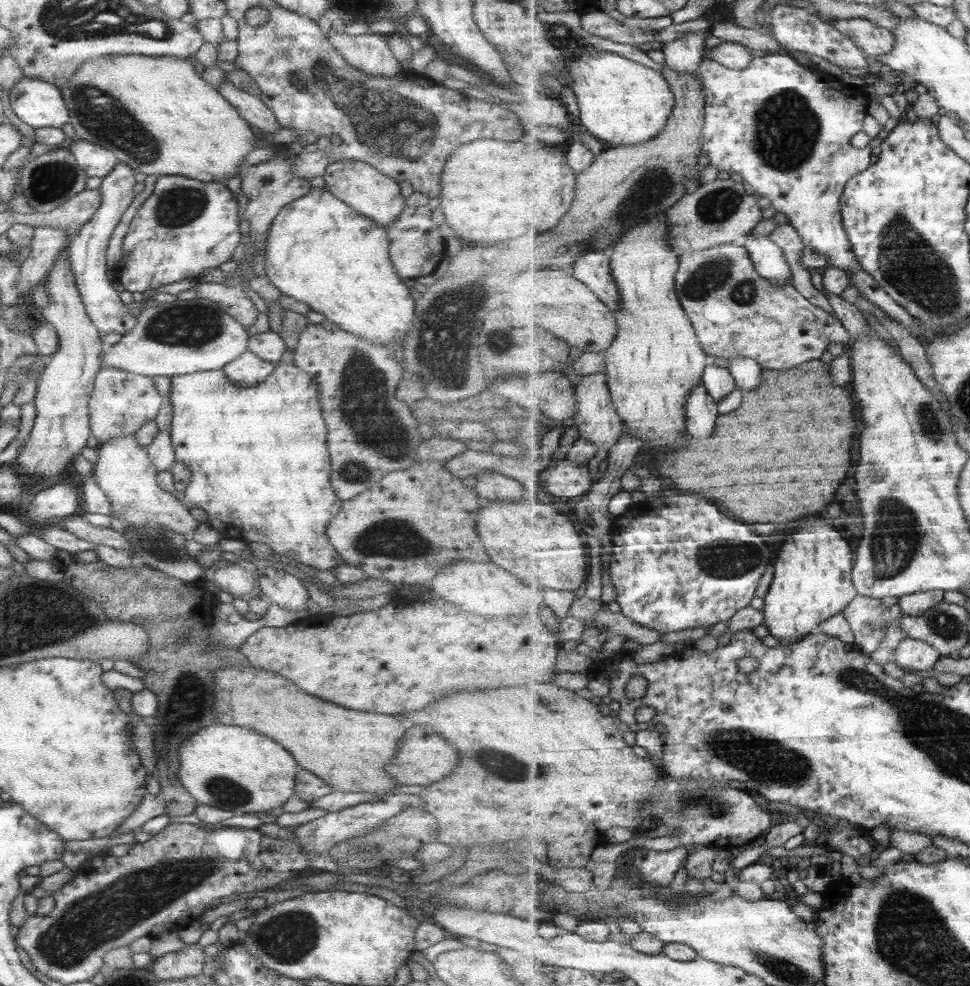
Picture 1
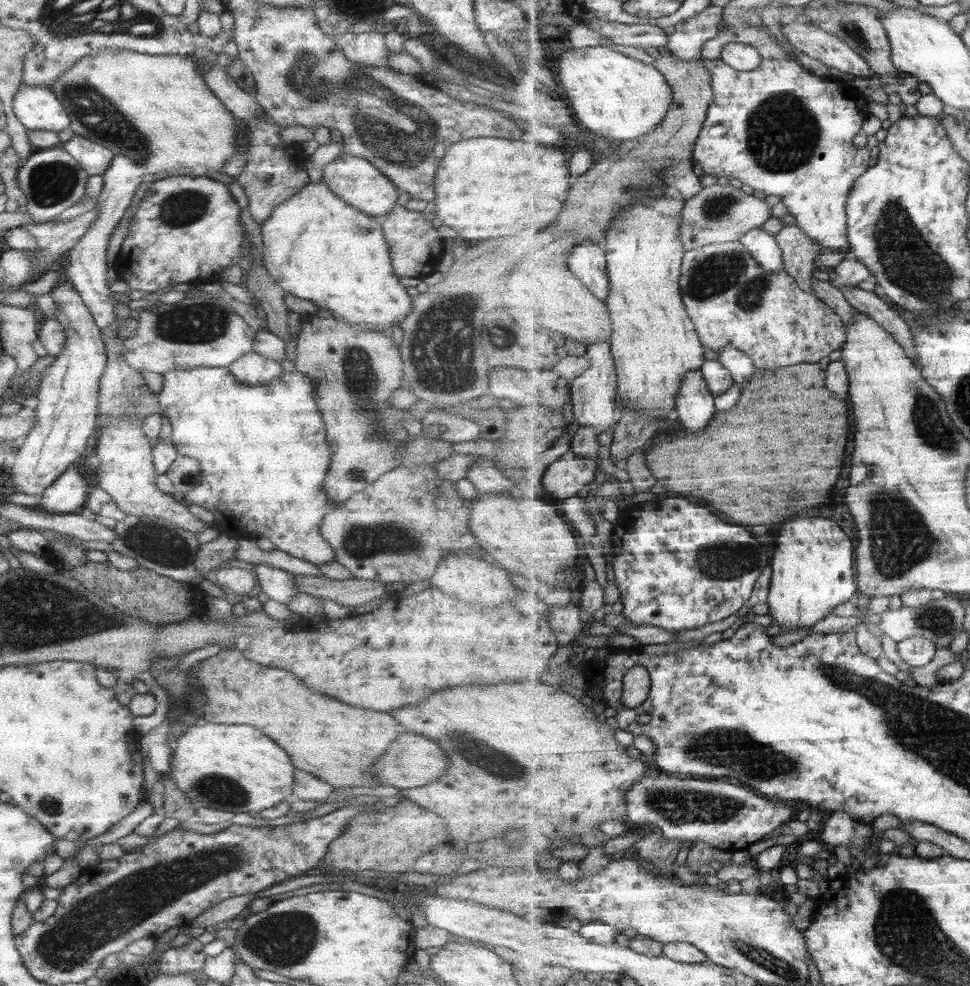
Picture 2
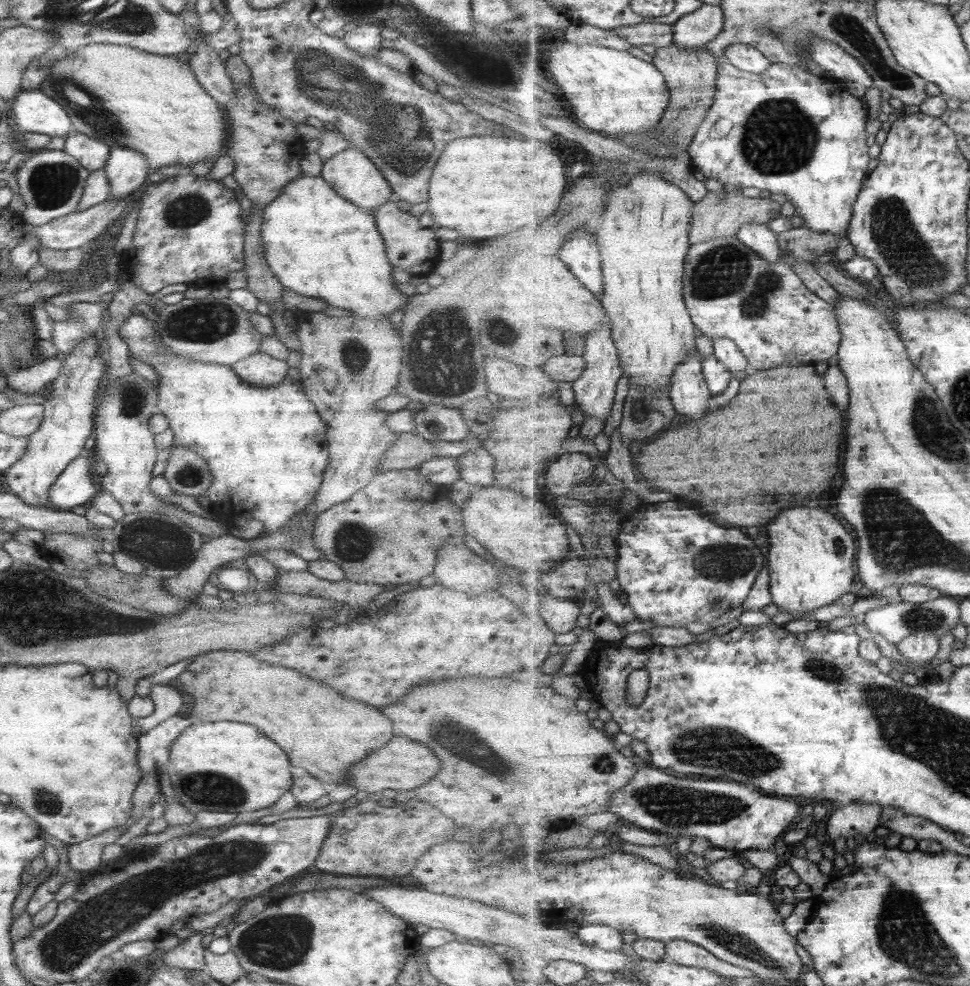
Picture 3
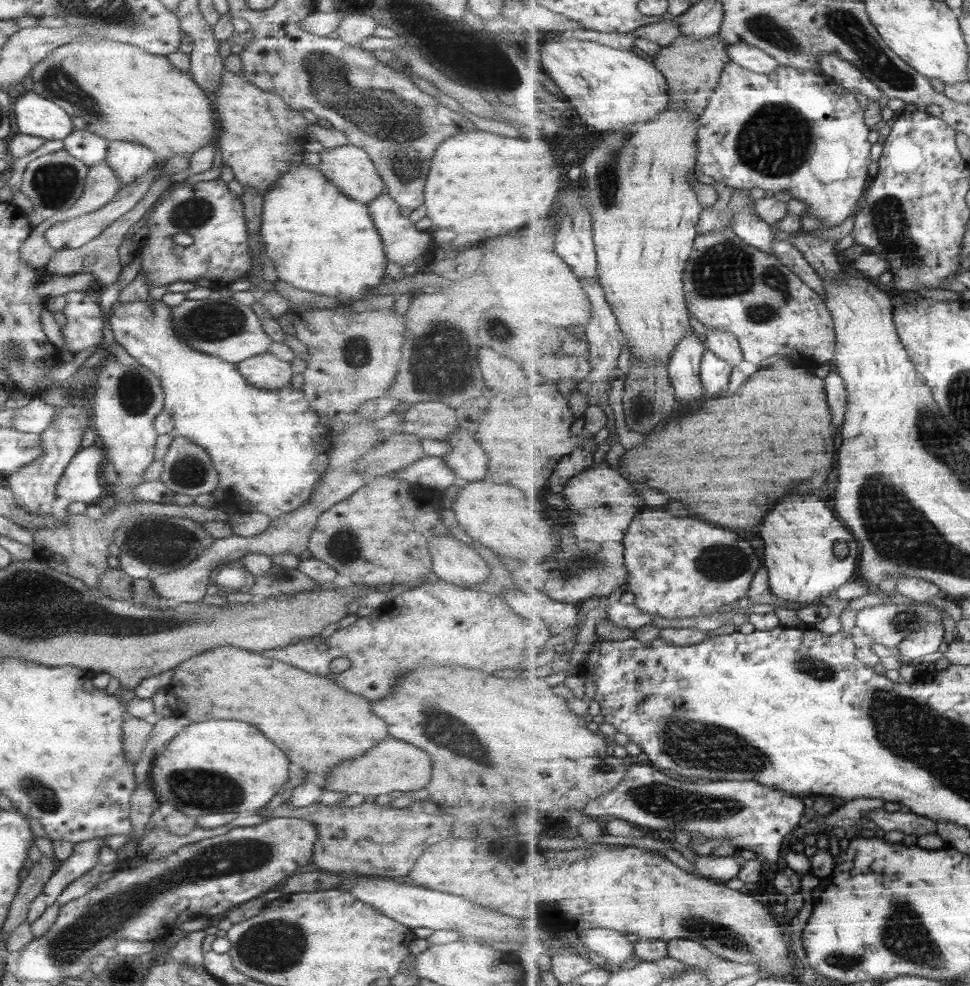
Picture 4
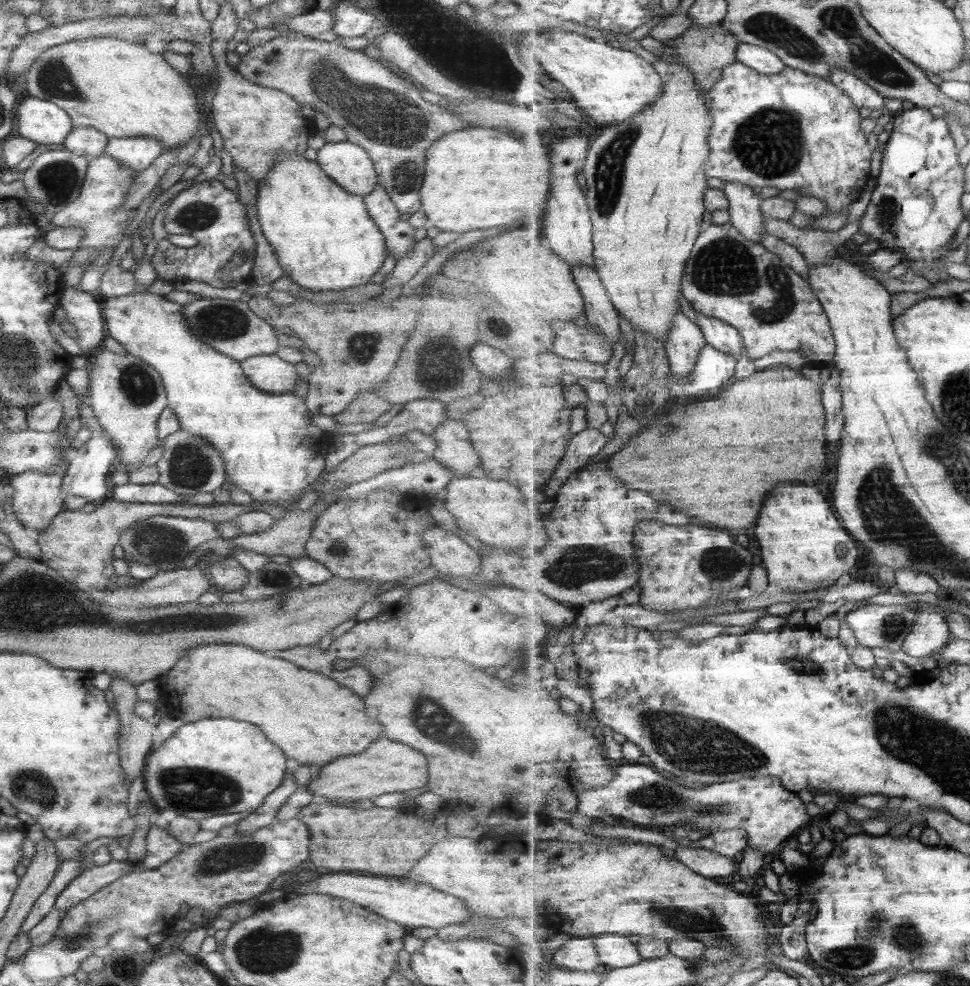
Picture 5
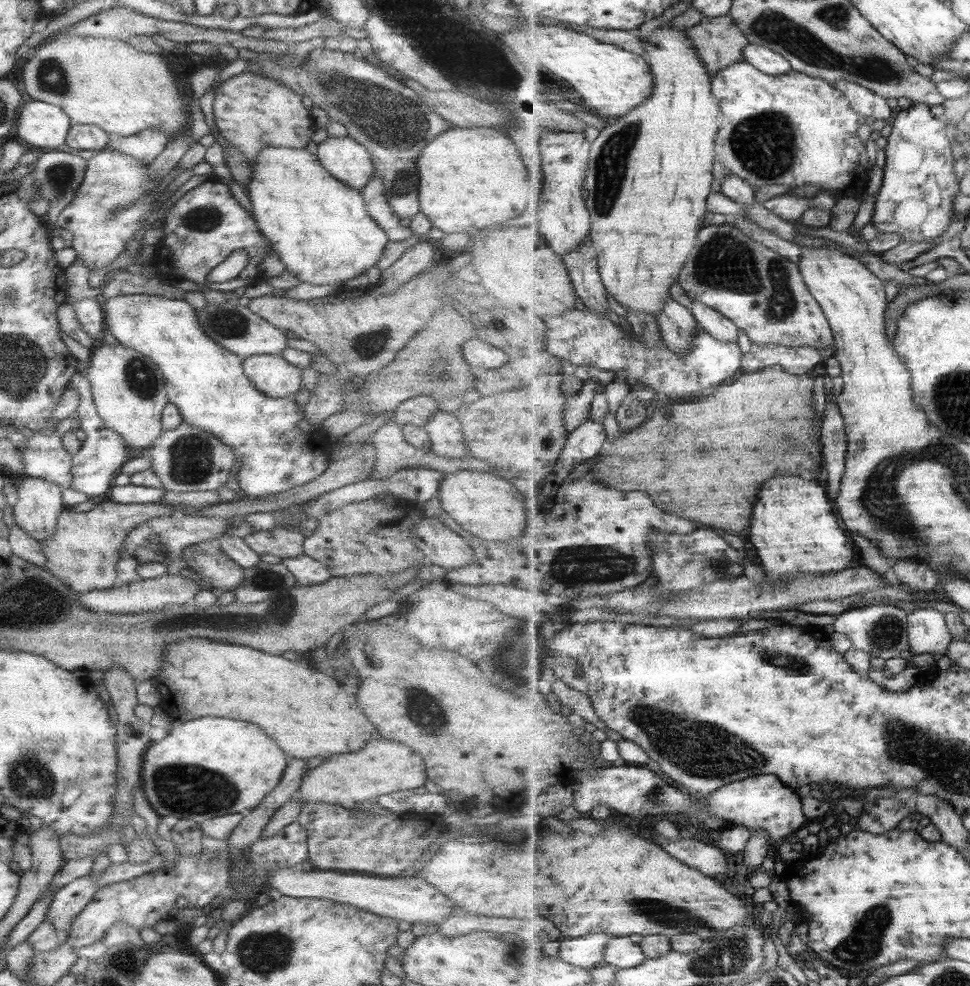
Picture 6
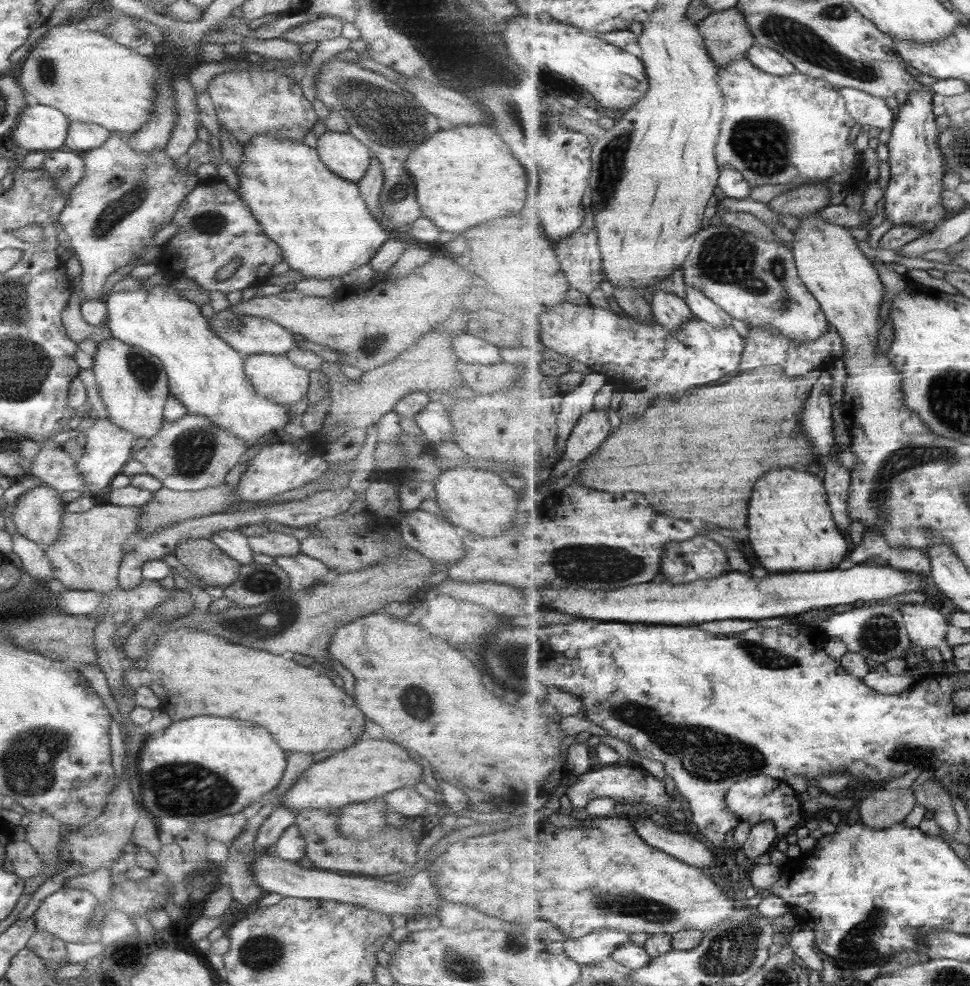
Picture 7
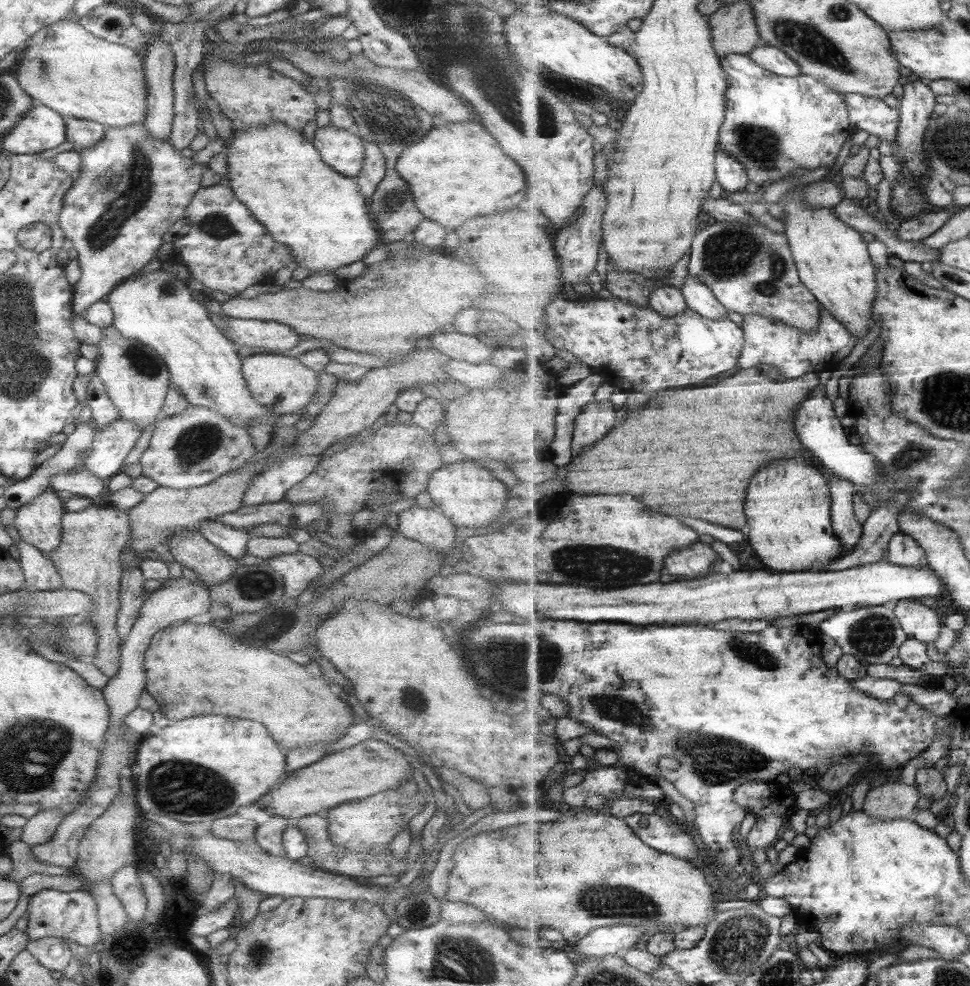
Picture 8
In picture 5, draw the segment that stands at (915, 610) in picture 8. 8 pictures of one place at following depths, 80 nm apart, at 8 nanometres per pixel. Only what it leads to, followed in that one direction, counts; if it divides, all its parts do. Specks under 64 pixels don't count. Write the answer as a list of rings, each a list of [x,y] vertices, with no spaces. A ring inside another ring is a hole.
[[[920,611],[902,650],[914,658],[939,656],[941,650],[953,639],[947,619],[937,613]]]

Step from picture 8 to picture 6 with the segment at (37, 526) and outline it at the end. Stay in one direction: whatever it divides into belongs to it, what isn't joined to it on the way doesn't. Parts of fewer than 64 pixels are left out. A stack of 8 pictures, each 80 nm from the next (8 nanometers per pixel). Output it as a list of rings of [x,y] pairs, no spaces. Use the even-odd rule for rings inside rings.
[[[26,477],[15,490],[17,500],[11,506],[13,523],[38,542],[50,537],[57,516],[66,510],[61,502],[65,489],[41,478]]]

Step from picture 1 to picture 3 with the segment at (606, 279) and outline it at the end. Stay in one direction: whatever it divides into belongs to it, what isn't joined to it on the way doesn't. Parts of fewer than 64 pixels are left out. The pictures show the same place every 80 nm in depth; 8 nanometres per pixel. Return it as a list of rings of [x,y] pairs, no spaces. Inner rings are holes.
[[[576,230],[561,247],[559,254],[571,272],[601,299],[606,288],[597,237],[586,230]]]

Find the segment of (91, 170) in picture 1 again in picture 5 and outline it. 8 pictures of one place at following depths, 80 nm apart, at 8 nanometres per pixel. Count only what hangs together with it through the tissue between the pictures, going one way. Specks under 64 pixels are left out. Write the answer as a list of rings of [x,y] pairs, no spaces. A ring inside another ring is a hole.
[[[73,126],[63,139],[63,148],[71,154],[95,158],[104,154],[107,137],[93,128]]]

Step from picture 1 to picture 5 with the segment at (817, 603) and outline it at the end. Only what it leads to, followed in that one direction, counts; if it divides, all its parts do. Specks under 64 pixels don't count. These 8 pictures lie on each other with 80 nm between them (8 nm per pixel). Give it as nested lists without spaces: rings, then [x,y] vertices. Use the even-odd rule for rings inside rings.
[[[797,482],[781,484],[773,496],[765,502],[761,510],[761,518],[755,526],[757,540],[761,542],[761,564],[768,571],[768,582],[771,589],[783,592],[813,592],[823,591],[835,584],[841,576],[849,575],[853,566],[859,562],[859,544],[857,539],[841,525],[841,520],[833,512],[827,496],[823,496],[813,486],[803,486]]]

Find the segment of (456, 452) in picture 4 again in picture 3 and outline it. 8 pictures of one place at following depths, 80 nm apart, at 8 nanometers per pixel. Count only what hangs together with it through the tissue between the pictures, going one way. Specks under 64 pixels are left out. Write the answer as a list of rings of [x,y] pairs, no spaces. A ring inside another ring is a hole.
[[[482,447],[457,457],[455,462],[459,468],[459,480],[467,483],[471,488],[494,486],[493,462]]]

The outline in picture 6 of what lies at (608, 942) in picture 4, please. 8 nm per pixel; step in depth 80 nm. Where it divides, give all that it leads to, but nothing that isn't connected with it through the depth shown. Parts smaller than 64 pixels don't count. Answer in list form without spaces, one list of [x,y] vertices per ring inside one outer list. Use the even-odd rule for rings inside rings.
[[[613,937],[605,950],[604,964],[630,969],[643,965],[647,956],[640,944],[633,944],[629,937]]]

